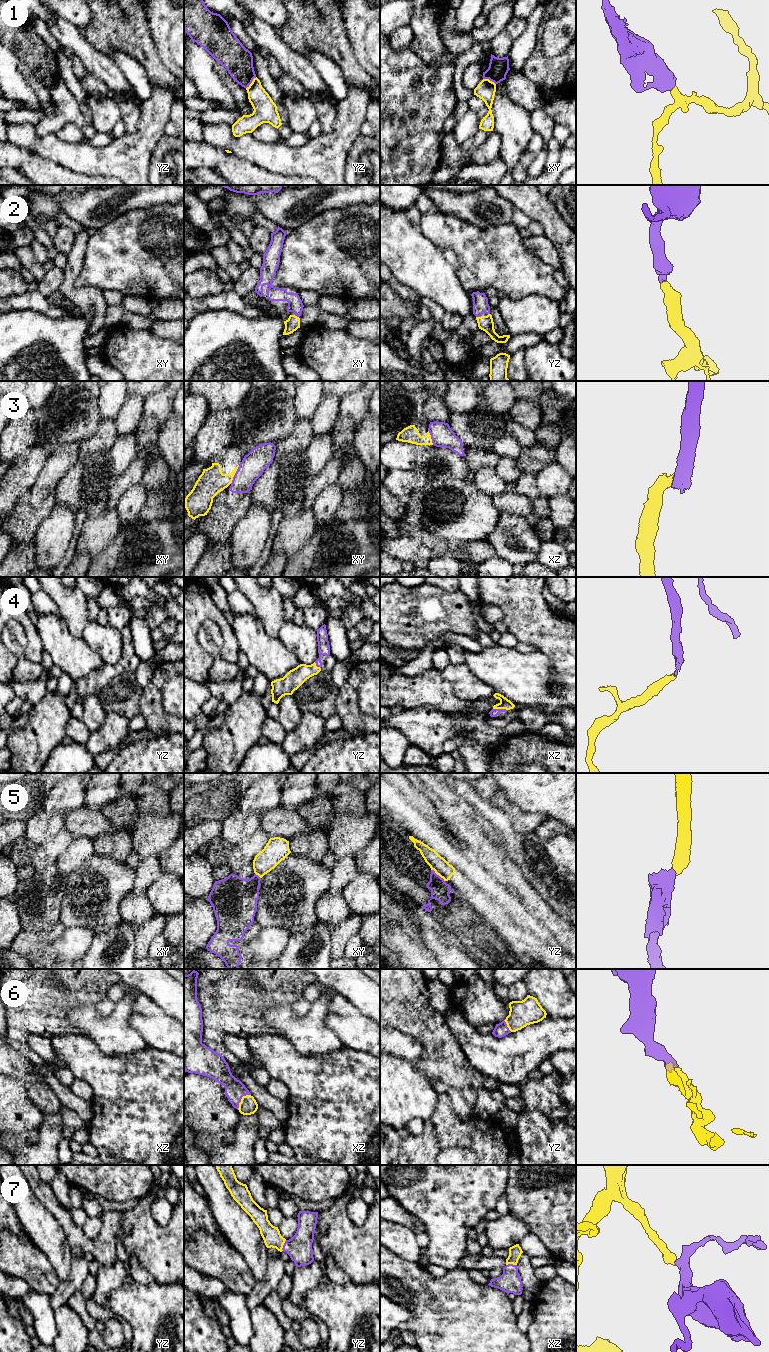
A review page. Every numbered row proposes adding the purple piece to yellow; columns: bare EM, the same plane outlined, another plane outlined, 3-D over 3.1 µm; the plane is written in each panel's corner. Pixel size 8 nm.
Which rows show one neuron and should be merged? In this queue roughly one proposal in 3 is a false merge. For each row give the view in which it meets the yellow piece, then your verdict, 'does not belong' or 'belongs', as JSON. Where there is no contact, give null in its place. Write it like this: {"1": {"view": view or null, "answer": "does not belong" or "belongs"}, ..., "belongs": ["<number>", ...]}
{"1": {"view": "yz", "answer": "does not belong"}, "2": {"view": "yz", "answer": "belongs"}, "3": {"view": "xy", "answer": "does not belong"}, "4": {"view": "xz", "answer": "belongs"}, "5": {"view": "yz", "answer": "does not belong"}, "6": {"view": "xz", "answer": "belongs"}, "7": {"view": "yz", "answer": "belongs"}, "belongs": ["2", "4", "6", "7"]}

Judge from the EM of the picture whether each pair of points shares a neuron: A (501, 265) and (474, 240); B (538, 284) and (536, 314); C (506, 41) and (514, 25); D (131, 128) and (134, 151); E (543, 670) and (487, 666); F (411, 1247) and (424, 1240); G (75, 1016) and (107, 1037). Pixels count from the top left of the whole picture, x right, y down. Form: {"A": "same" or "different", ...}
{"A": "same", "B": "different", "C": "same", "D": "different", "E": "same", "F": "different", "G": "same"}

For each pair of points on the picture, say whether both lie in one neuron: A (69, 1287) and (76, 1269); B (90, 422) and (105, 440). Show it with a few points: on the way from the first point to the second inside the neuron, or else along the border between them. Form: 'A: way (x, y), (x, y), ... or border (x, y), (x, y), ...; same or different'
A: way (73, 1283), (76, 1279), (76, 1273); same
B: border (101, 419), (97, 430), (90, 437), (80, 442); different

